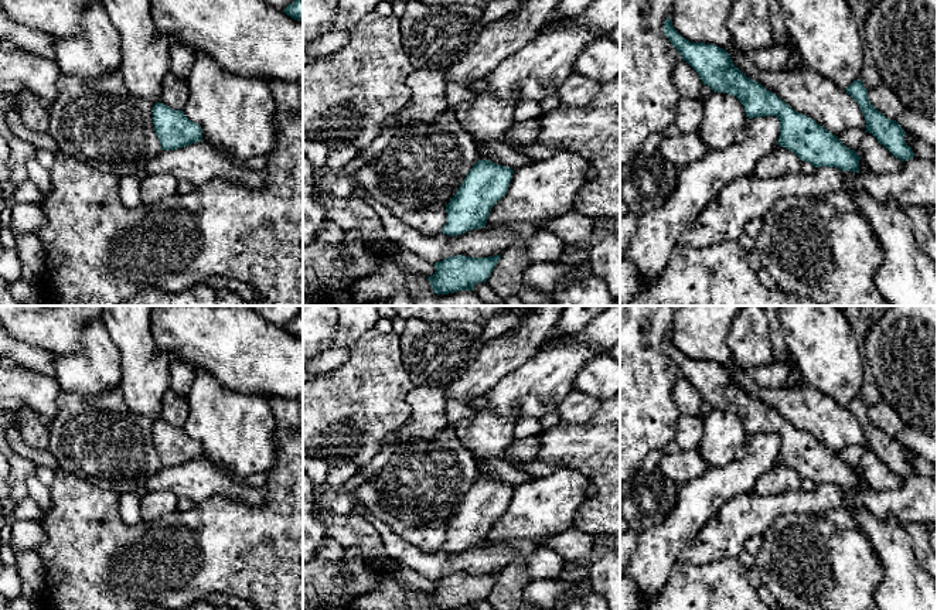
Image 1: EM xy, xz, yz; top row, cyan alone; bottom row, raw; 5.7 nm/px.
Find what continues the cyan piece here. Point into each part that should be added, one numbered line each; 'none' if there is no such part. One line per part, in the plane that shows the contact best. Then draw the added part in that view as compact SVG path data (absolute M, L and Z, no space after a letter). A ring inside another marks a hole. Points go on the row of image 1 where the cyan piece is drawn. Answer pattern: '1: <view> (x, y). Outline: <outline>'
none

